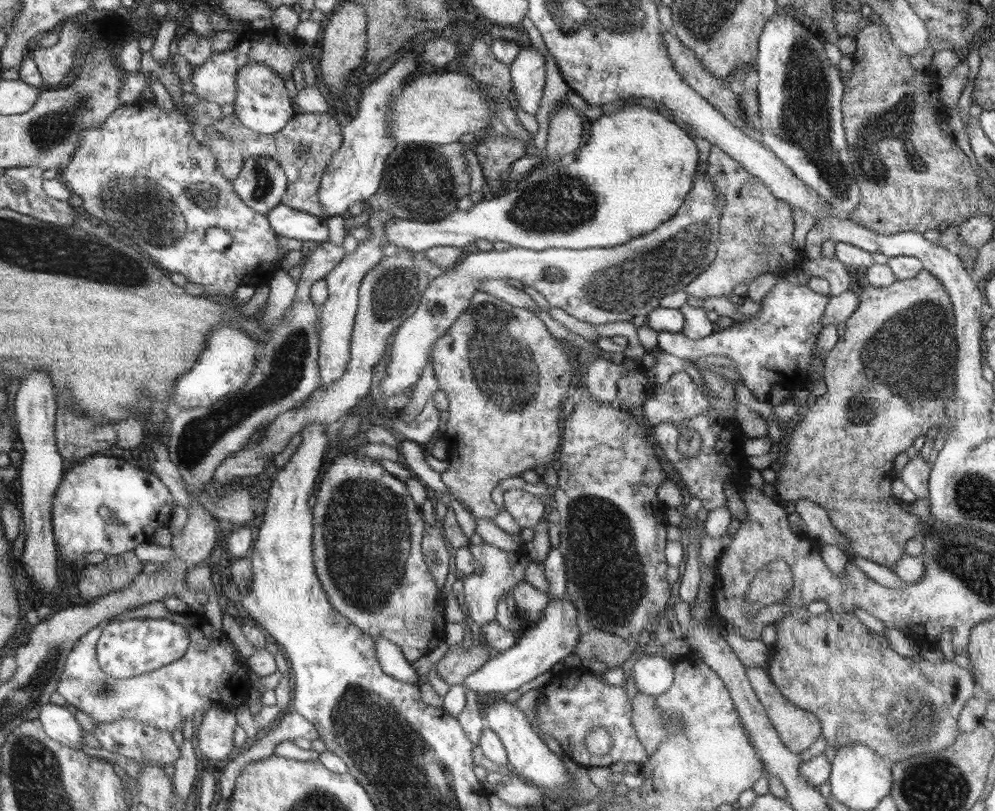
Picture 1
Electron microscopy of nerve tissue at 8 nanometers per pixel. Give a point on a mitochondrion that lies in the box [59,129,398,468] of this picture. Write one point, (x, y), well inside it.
(133, 202)

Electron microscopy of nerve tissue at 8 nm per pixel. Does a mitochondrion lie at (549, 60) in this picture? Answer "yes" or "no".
no

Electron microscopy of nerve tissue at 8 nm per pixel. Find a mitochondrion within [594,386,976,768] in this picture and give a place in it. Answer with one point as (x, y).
(914, 719)

